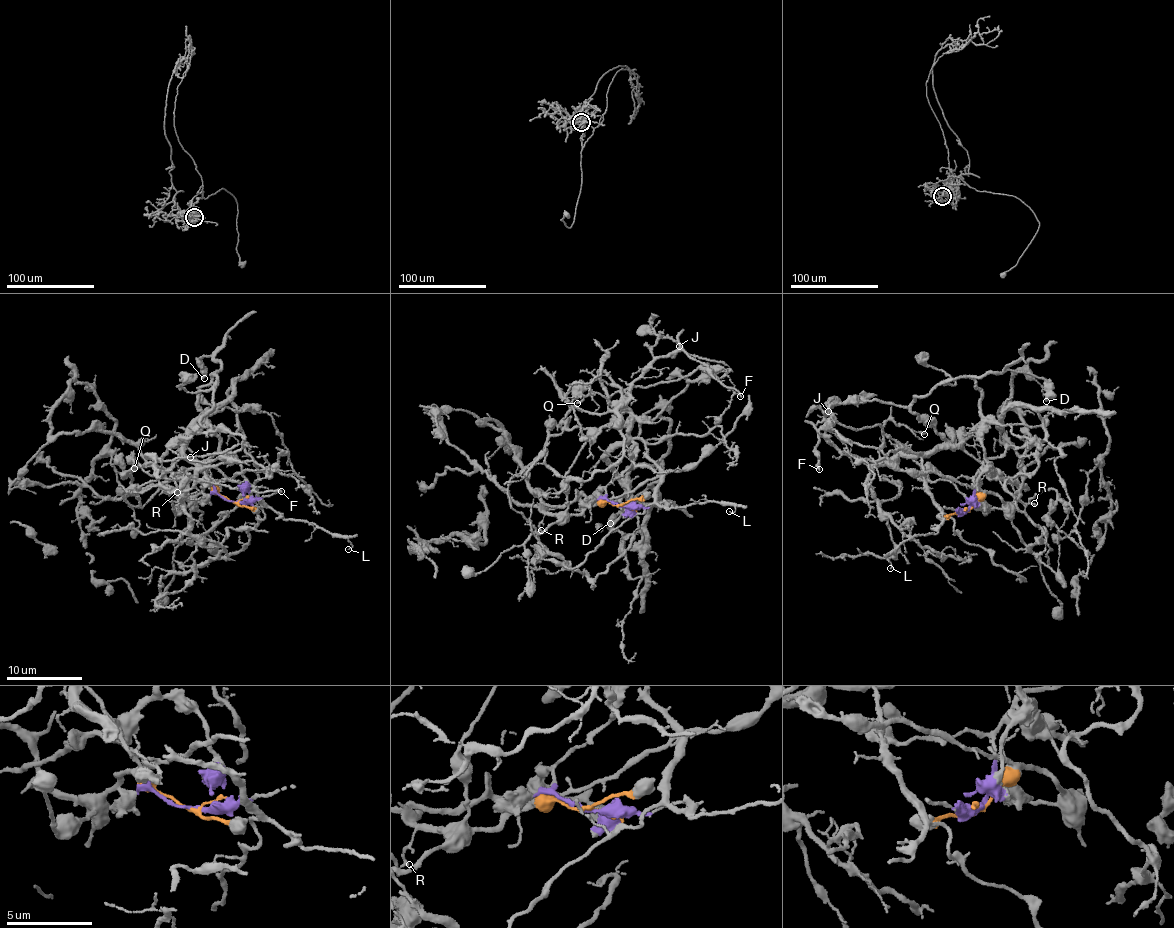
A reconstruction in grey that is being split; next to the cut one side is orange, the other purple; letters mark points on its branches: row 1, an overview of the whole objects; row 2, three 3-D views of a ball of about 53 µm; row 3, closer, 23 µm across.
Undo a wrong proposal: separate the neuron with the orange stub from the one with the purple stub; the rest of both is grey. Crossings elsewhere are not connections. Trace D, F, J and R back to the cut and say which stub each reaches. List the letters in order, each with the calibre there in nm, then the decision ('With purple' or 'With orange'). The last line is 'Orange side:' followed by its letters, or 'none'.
D: Thickness 500 nm. With purple
F: Thickness 240 nm. With purple
J: Thickness 190 nm. With purple
R: Thickness 170 nm. With orange
Orange side: R

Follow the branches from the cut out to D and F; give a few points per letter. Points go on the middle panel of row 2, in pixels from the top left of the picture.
D: (620, 506), (636, 508), (622, 499), (630, 486), (629, 469), (660, 466), (661, 477), (610, 522)
F: (620, 506), (636, 508), (606, 457), (624, 441), (622, 397), (642, 371), (686, 351), (741, 397)

